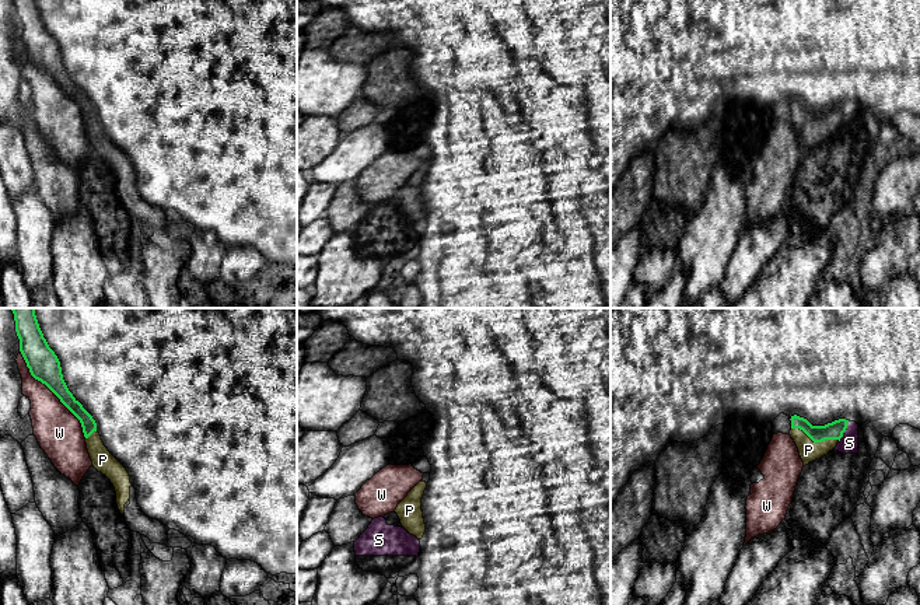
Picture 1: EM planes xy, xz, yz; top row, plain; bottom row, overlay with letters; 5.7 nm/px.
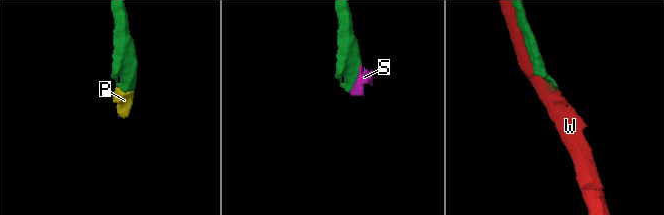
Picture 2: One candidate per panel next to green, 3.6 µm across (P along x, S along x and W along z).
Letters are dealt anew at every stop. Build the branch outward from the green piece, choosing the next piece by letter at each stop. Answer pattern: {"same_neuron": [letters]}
{"same_neuron": ["P"]}

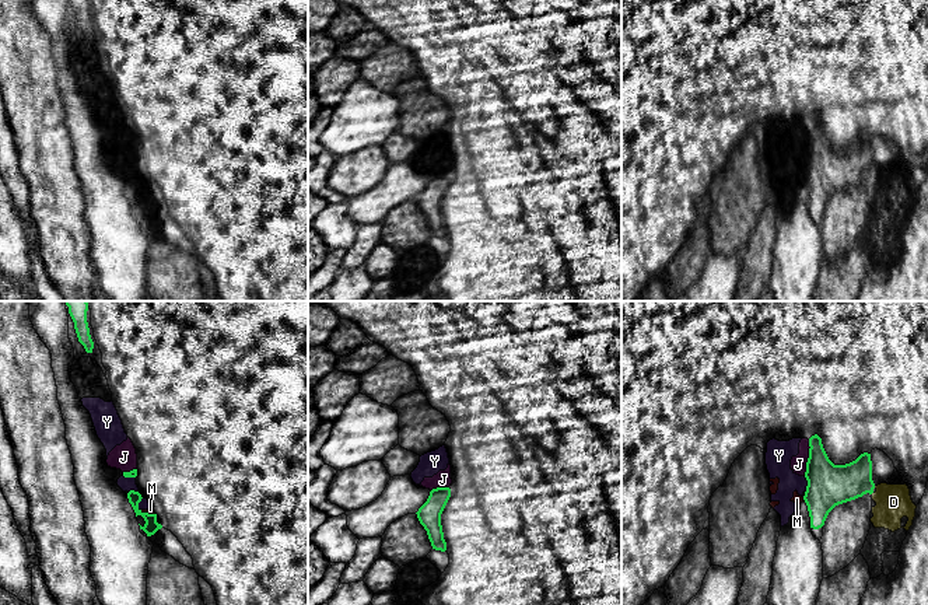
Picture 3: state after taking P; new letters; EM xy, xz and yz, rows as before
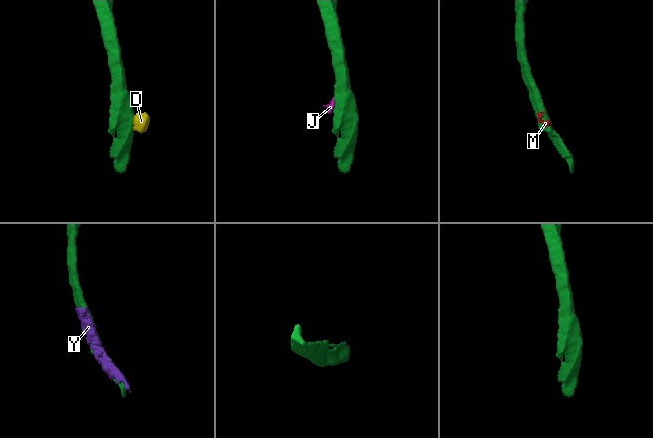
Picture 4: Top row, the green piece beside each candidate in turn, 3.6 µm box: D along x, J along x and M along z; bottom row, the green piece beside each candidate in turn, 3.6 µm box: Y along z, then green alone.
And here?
{"same_neuron": []}

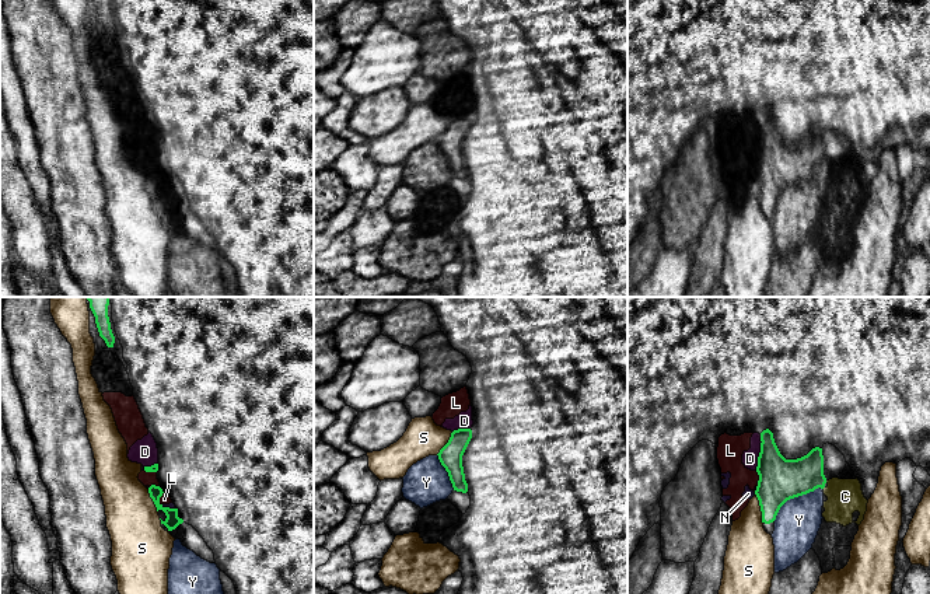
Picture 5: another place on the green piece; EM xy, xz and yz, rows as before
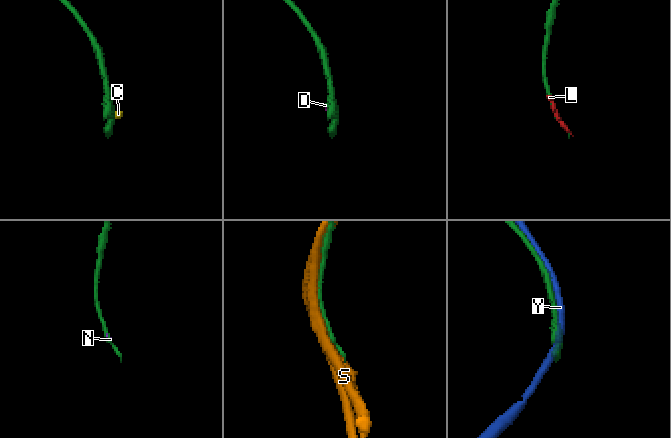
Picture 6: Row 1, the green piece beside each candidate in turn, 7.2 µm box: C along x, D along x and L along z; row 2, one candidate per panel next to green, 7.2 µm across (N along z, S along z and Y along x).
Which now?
{"same_neuron": []}

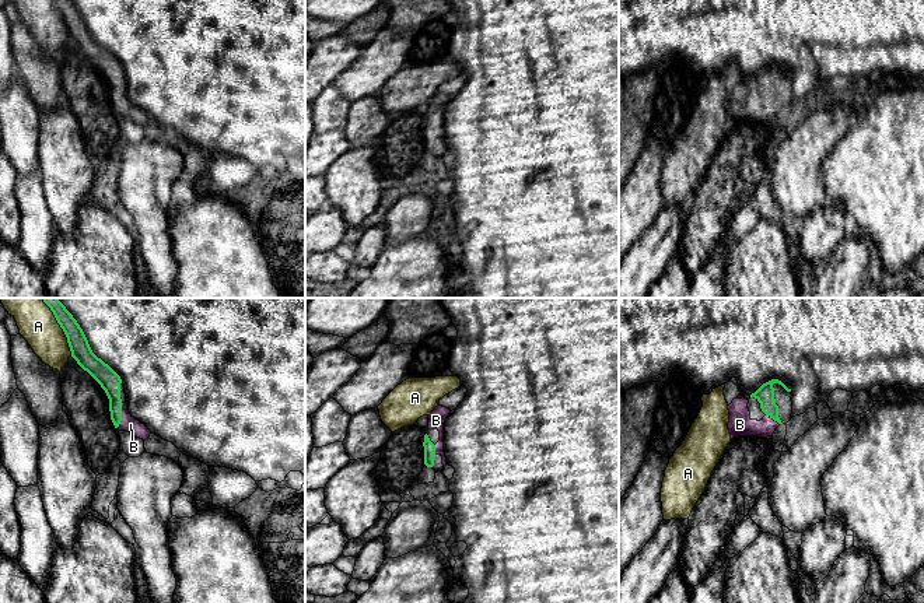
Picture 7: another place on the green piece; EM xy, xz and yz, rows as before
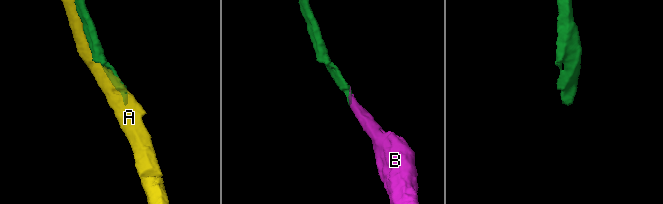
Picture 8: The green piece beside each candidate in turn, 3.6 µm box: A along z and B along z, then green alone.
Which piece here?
{"same_neuron": ["B"]}

